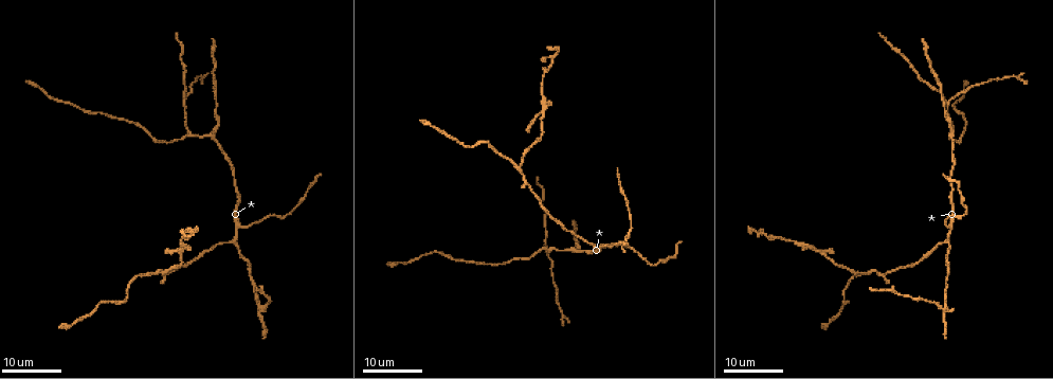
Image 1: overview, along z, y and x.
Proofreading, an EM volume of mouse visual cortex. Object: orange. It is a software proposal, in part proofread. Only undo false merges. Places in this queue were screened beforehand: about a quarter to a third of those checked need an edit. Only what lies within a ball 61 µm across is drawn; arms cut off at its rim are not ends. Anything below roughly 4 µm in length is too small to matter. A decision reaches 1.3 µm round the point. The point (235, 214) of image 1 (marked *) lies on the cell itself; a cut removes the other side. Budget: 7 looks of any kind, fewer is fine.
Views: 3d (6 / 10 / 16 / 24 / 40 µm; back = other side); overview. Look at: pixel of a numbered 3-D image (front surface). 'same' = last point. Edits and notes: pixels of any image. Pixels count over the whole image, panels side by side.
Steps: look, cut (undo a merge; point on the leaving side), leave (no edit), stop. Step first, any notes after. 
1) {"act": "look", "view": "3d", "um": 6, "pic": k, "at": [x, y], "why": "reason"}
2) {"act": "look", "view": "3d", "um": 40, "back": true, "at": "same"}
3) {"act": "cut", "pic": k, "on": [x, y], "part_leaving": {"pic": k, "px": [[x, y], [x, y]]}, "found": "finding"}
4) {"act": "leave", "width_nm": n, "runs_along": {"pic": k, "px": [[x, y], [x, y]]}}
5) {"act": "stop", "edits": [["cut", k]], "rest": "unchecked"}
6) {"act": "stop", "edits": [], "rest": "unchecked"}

{"act": "look", "view": "3d", "um": 16, "pic": 1, "at": [950, 229]}

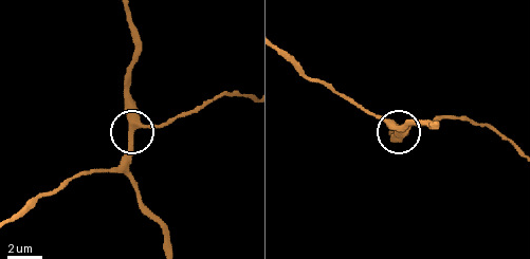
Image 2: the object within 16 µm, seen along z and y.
{"act": "look", "view": "3d", "um": 6, "pic": 2, "at": [401, 134], "why": "zoom in"}

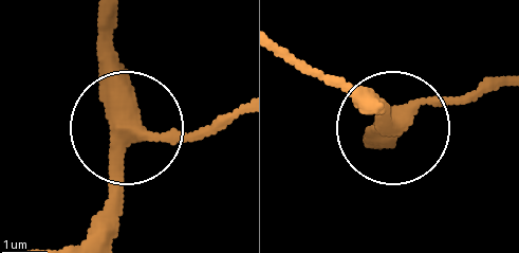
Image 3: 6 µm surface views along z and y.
{"act": "leave", "arms": 3, "found": "one cell here"}

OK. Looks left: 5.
{"act": "look", "view": "3d", "um": 24, "pic": 1, "at": [207, 136], "why": "three arms meet"}

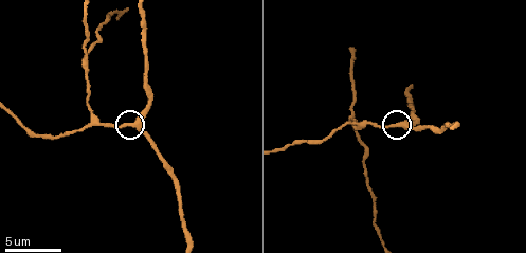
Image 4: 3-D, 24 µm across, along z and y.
{"act": "look", "view": "3d", "um": 6, "pic": 4, "at": [134, 124]}

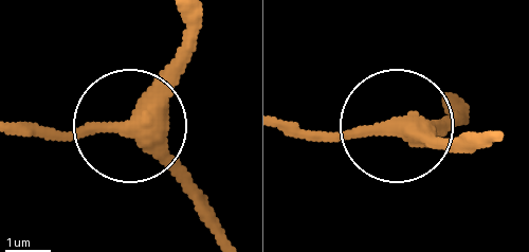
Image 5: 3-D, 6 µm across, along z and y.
{"act": "leave", "side_arm_um": 19, "runs_along": {"pic": 5, "px": [[224, 234], [133, 120], [194, 33]]}, "found": "continuous, no second cell"}

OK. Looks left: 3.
{"act": "look", "view": "3d", "um": 10, "pic": 4, "at": [185, 226], "why": "thick turns thin"}

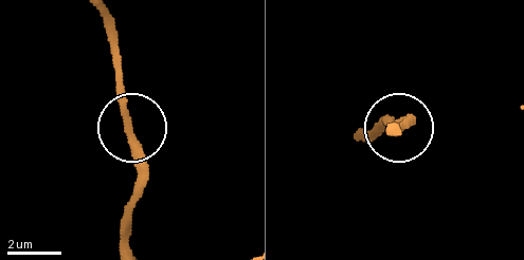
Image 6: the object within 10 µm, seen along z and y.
{"act": "leave", "runs_along": {"pic": 6, "px": [[126, 240], [140, 147], [126, 106], [119, 47]]}, "found": "all the same cell"}

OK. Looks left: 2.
{"act": "look", "view": "3d", "um": 6, "pic": 4, "at": [87, 60], "why": "branch point"}

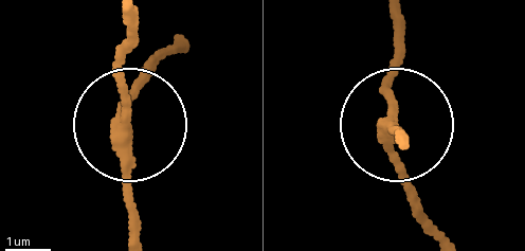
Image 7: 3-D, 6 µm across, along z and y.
{"act": "leave", "side_arm_um": 17, "arms": 3, "found": "all the same cell"}

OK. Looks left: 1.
{"act": "stop", "edits": [], "rest": "unchecked"}

